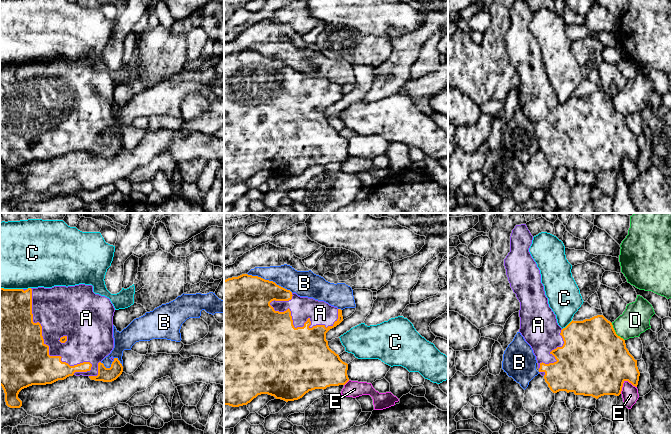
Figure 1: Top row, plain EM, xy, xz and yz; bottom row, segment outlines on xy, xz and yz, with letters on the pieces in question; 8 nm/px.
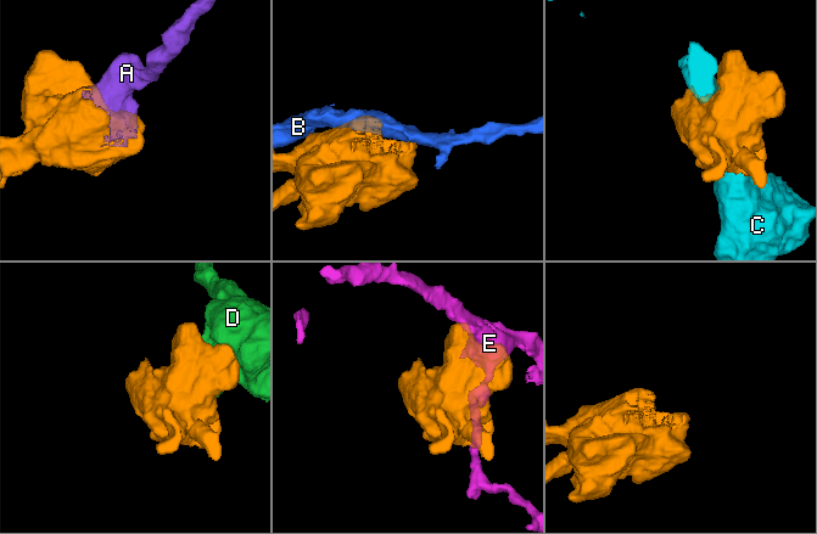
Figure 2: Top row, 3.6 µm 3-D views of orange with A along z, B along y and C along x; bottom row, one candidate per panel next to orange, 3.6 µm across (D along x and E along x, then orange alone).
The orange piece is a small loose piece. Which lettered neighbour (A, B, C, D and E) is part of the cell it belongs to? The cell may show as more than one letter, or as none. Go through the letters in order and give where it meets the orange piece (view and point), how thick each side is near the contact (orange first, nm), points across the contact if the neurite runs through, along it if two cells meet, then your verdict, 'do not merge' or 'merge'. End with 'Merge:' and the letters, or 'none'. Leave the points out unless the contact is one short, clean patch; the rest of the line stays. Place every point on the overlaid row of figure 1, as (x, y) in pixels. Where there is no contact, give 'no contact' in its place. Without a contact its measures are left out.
A: contact xy (47, 345); calibres 460 and 320 nm; merge
B: contact xz (270, 281); calibres 380 and 190 nm; do not merge
C: contact yz (568, 324); calibres 440 and 260 nm; do not merge
D: contact yz (615, 332); calibres 500 and 220 nm; do not merge
E: contact yz (623, 382); calibres 500 and 130 nm; do not merge
Merge: A

